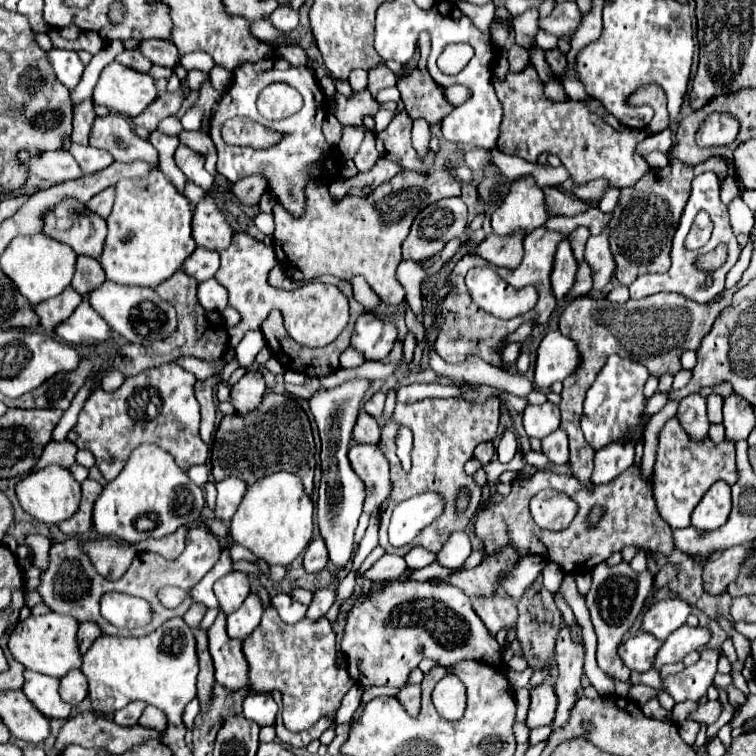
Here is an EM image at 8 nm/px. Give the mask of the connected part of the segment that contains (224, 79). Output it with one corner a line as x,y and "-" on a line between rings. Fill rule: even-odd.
215,65
215,67
211,69
211,73
209,73
209,81
211,81
211,85
213,85
219,93
225,93
225,91
227,91
227,85
231,83
231,71
221,69
219,65

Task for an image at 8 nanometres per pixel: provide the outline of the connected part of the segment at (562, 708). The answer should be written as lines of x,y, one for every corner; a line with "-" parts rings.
565,627
555,643
555,663
557,663
557,697
559,697
559,705
557,705
557,713
553,719
553,729
559,729
561,725
567,725
569,721
569,711
577,701
577,693
581,689
581,675
583,675
583,645
577,645
571,641
569,637
569,629

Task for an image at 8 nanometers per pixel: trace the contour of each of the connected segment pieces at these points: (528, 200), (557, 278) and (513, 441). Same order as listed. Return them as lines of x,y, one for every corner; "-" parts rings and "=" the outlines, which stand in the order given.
533,177
517,179
499,207
491,213
493,233
499,237
523,231
525,235
549,221
545,209
545,193
535,185
=
561,241
561,245
557,247
557,255
555,255
555,267
551,273
551,285
553,285
553,293
557,299
565,299
575,283
575,273
577,273
577,261
573,257
571,245
569,241
=
505,431
503,439
501,439
499,447
497,447
497,459
501,463
509,463
513,459
515,451
517,451
517,437
515,437
513,431

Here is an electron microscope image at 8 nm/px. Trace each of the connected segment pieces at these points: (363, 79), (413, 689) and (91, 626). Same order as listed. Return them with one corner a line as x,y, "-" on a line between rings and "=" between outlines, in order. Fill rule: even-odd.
353,69
353,73
349,75
349,85
353,91
361,91
363,87
367,87
367,71
365,69
=
419,685
403,687
395,697
399,699
399,703
405,707
405,711
411,717
417,717
419,715
419,705
421,705
421,687
=
91,621
81,623
81,625
79,625
79,631
77,631
79,651
81,651
81,653
87,653
89,647
93,645
93,641
95,641
97,637
101,637
101,635
103,635
103,631
99,629
99,625
95,625
95,623
91,623

